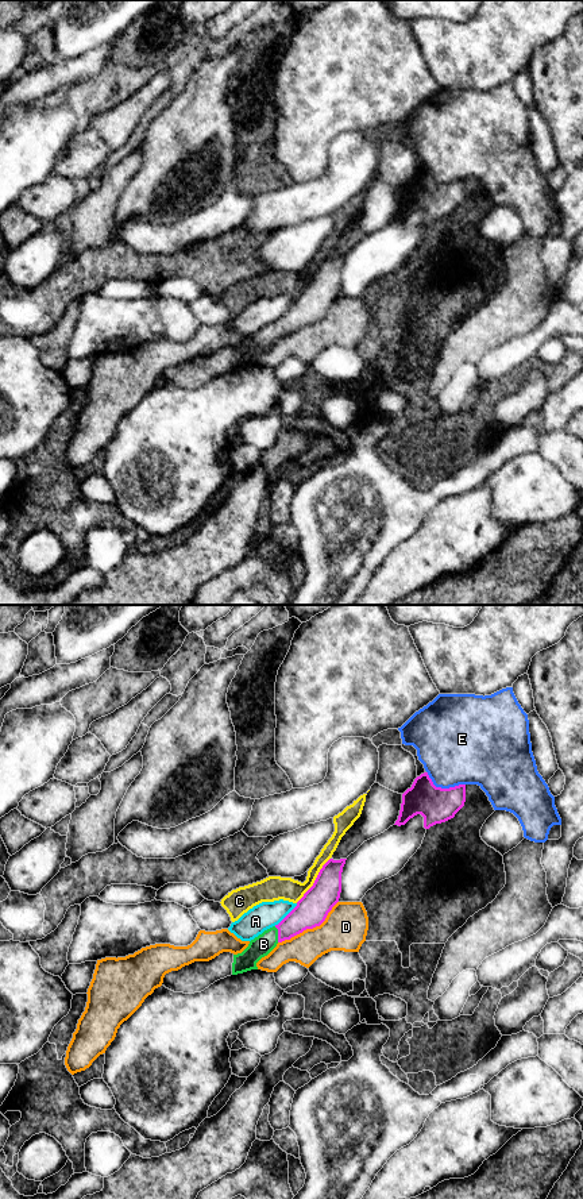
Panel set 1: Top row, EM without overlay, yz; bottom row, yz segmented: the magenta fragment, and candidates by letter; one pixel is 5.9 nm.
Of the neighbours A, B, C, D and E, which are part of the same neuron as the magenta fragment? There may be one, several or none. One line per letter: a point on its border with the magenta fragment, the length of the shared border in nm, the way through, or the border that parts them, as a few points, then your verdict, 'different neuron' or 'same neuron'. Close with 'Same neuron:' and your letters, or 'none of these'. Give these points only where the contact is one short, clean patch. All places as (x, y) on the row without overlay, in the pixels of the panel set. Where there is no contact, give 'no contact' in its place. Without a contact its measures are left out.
A: yz (286, 311) | 190 nm | different neuron
B: yz (278, 330) | 100 nm | across yz (311, 305), (278, 330), (271, 331), (263, 339) | same neuron
C: yz (315, 276) | 340 nm | different neuron
D: yz (311, 323) | 440 nm | different neuron
E: yz (443, 184) | 240 nm | different neuron
Same neuron: B

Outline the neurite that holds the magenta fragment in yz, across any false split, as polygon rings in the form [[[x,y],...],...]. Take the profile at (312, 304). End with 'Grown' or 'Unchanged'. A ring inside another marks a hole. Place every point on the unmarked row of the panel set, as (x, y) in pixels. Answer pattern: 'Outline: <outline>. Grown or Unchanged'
Outline: [[[329,254],[297,301],[278,320],[251,335],[242,348],[233,350],[232,370],[258,365],[256,358],[267,351],[278,338],[320,321],[325,316],[328,308],[339,297],[345,255]]]. Grown

